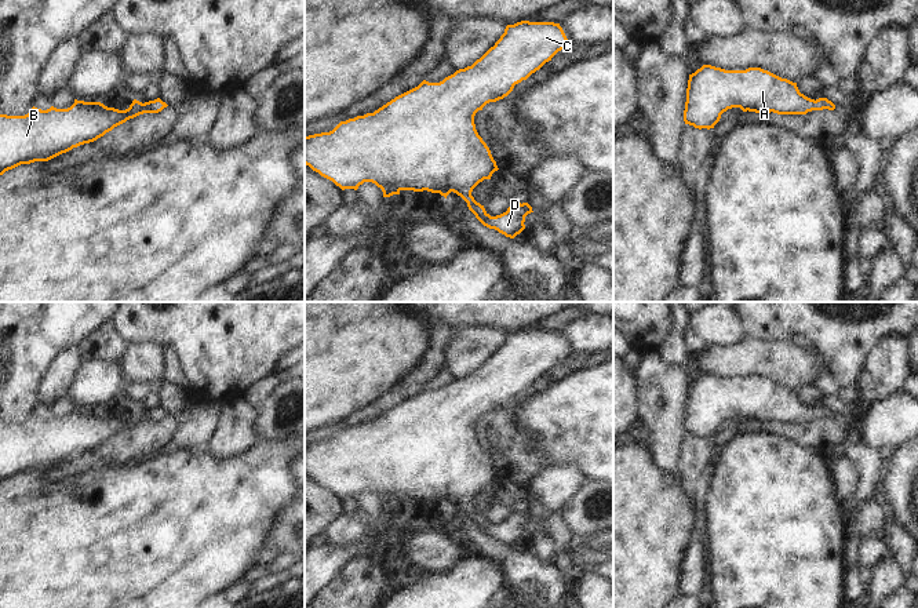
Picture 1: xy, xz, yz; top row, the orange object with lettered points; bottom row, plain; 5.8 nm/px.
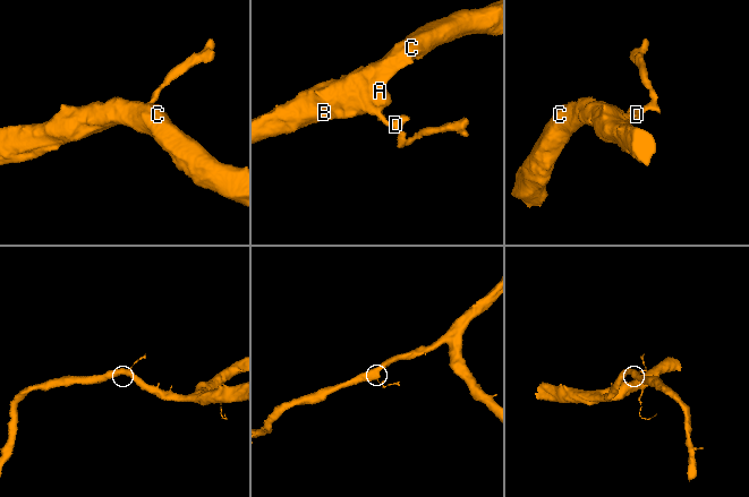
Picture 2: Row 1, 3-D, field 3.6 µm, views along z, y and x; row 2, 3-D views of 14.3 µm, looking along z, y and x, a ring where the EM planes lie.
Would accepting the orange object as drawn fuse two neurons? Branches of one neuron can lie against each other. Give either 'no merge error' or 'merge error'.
no merge error

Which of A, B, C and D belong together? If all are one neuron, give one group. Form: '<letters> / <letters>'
A B C D

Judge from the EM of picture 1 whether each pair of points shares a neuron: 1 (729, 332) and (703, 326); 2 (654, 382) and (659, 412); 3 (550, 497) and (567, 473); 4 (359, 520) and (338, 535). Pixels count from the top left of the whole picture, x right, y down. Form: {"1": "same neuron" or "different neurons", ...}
{"1": "same neuron", "2": "same neuron", "3": "same neuron", "4": "same neuron"}

